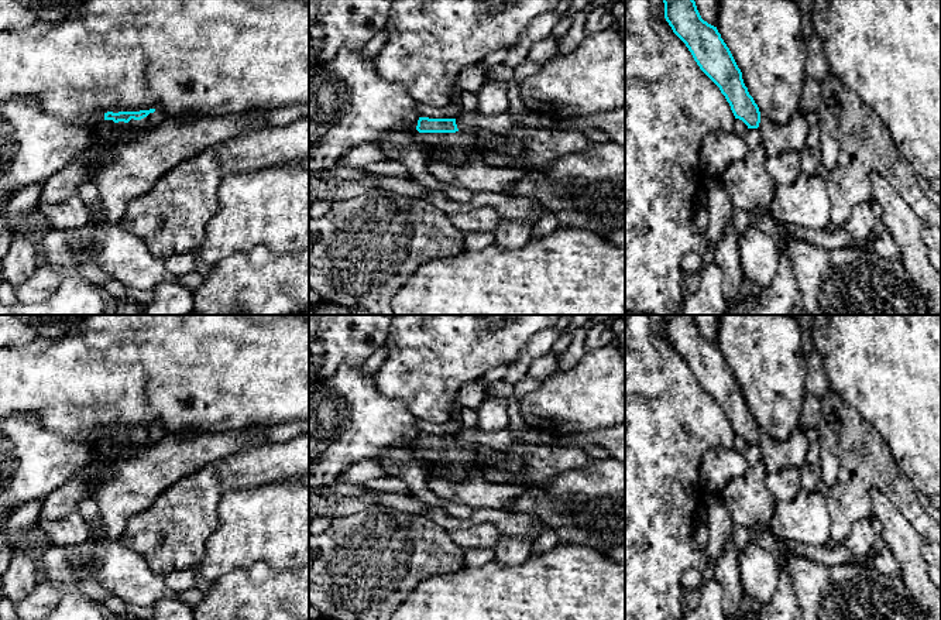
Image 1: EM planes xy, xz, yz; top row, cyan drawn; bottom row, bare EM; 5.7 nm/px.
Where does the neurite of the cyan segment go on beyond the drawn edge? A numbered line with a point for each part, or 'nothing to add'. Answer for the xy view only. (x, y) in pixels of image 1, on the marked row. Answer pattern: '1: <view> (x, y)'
1: xy (107, 134)

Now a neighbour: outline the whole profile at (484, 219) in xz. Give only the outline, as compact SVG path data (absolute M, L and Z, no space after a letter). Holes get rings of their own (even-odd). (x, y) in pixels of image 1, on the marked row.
M481 206L468 213L454 212L449 217L453 226L463 233L492 233L501 220L491 206Z

